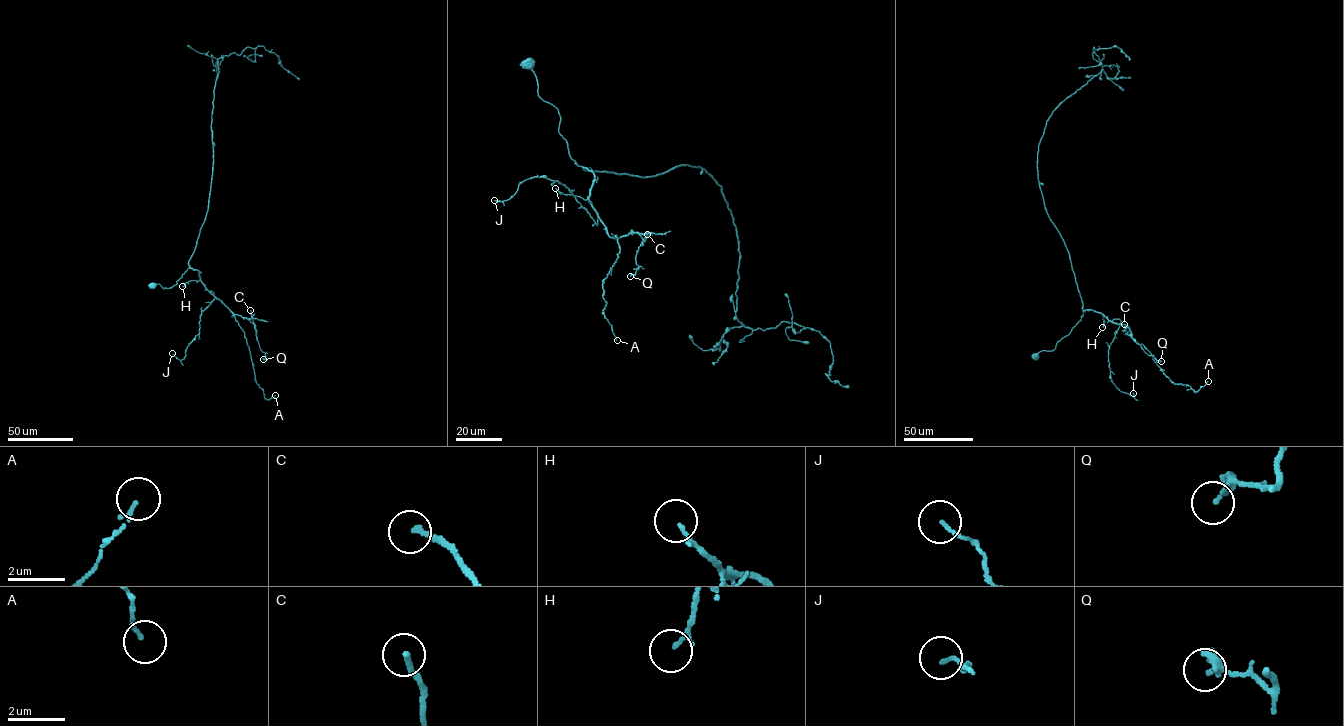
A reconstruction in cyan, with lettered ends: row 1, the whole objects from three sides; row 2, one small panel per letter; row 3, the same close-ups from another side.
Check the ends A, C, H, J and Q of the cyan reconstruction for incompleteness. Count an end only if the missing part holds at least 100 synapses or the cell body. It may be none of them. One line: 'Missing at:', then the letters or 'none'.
Missing at: none

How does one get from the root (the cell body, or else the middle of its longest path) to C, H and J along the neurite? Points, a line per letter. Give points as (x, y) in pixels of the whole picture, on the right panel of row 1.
C: (1035, 356), (1055, 348), (1080, 321), (1083, 310), (1100, 312), (1126, 325), (1130, 335), (1124, 324)
H: (1035, 356), (1042, 351), (1055, 348), (1058, 341), (1080, 321), (1083, 310), (1104, 315), (1102, 327)
J: (1035, 356), (1055, 348), (1083, 310), (1118, 318), (1108, 350), (1110, 375), (1121, 391), (1134, 397), (1133, 393)

